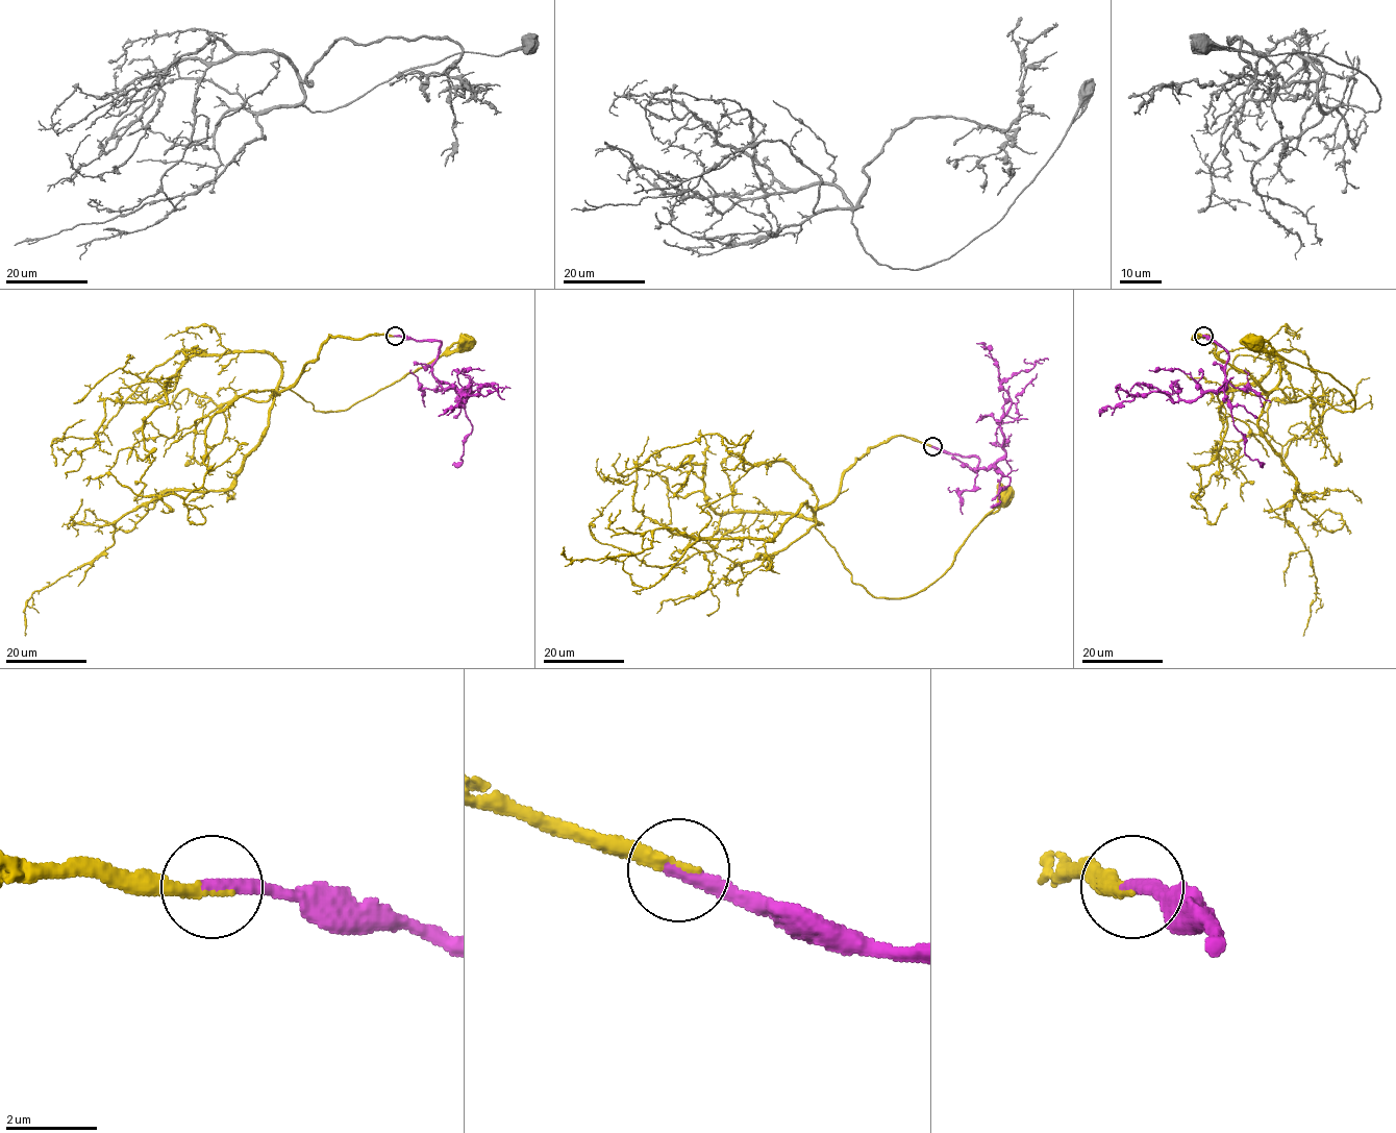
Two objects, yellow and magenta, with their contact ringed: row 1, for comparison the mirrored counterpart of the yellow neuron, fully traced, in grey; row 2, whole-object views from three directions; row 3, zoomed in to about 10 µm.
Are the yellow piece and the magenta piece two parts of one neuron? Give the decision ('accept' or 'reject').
accept

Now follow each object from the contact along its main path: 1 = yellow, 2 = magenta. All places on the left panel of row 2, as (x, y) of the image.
1: (395, 336), (331, 337), (301, 376), (278, 391), (289, 388), (315, 411), (347, 410), (465, 343)
2: (395, 336), (438, 340), (441, 343), (432, 376), (443, 388), (467, 391), (463, 401), (473, 391), (438, 416)

